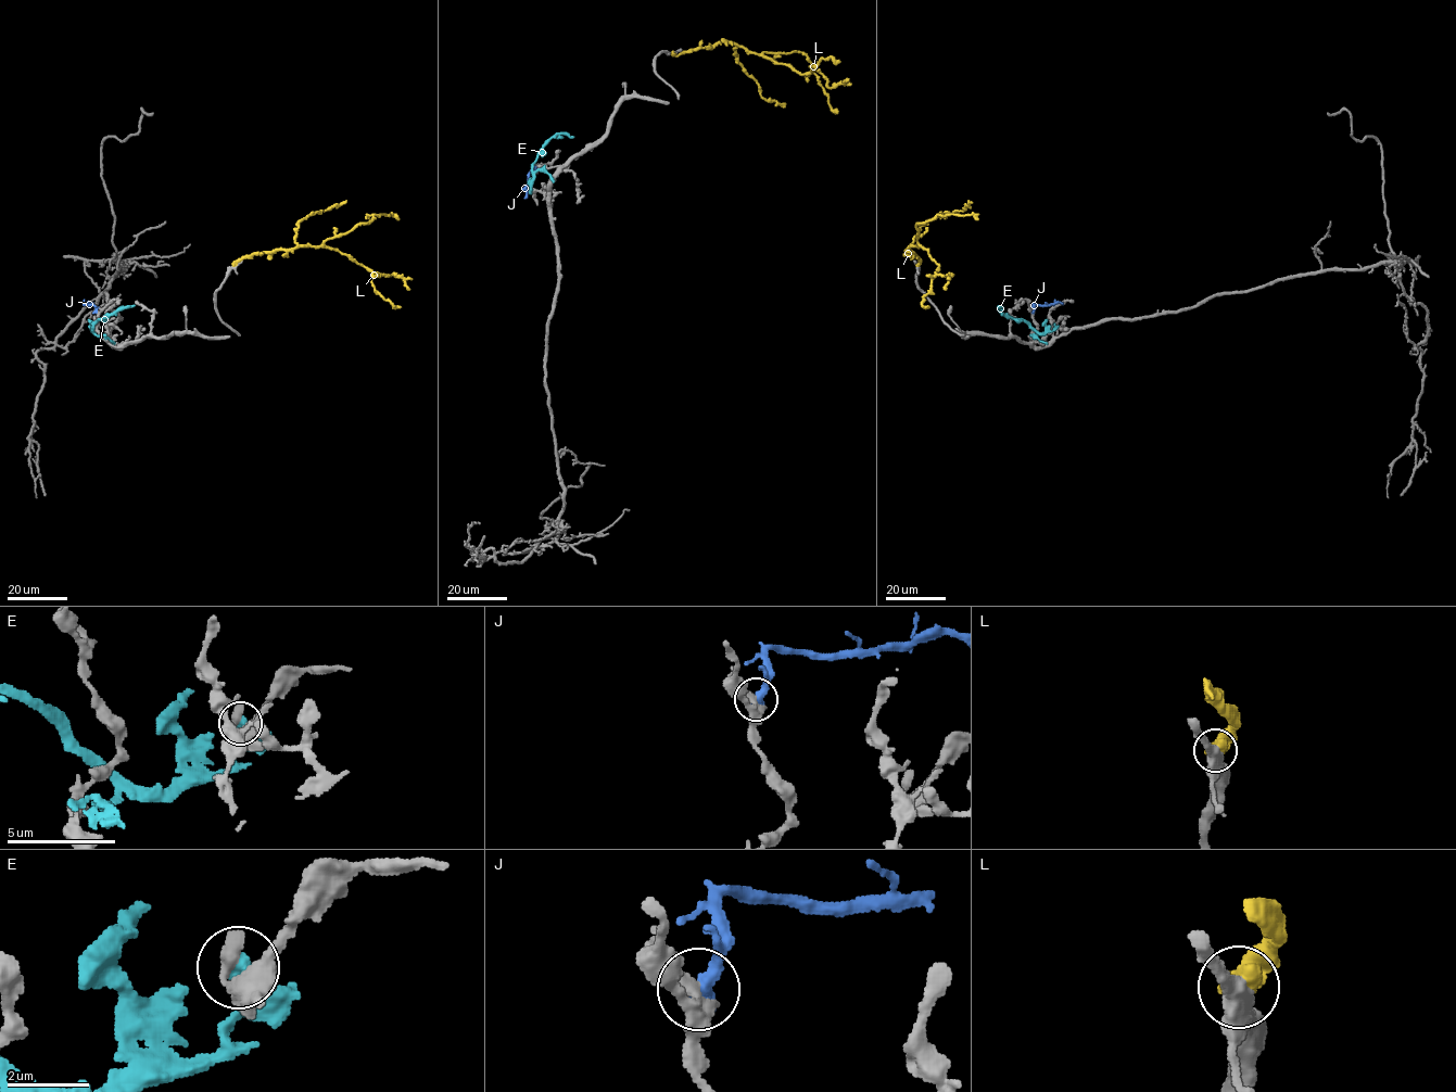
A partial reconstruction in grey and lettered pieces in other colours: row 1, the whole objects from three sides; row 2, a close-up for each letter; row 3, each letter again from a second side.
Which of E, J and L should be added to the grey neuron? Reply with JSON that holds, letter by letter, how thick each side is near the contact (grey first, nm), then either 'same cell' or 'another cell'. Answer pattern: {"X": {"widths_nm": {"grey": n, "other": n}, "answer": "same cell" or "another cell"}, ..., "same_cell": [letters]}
{"E": {"widths_nm": {"grey": 400, "other": 440}, "answer": "another cell"}, "J": {"widths_nm": {"grey": 360, "other": 500}, "answer": "another cell"}, "L": {"widths_nm": {"grey": 440, "other": 700}, "answer": "another cell"}, "same_cell": []}

